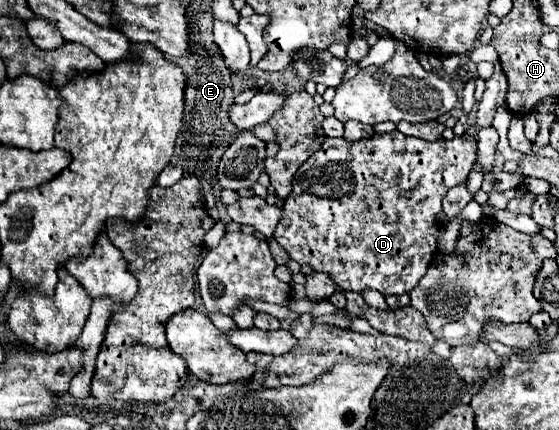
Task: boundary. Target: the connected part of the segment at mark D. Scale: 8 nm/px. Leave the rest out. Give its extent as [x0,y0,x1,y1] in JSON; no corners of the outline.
[273,130,477,296]

